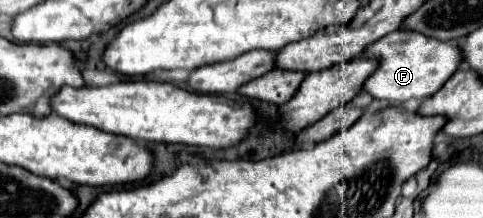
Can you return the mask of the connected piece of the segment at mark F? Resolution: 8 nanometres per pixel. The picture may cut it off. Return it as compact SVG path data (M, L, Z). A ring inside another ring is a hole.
M397 29L385 35L377 43L369 45L367 51L379 59L379 69L365 81L363 89L375 99L385 99L389 103L403 103L413 97L431 97L463 63L463 53L457 43L443 43L429 39L423 33L409 33L407 29Z

